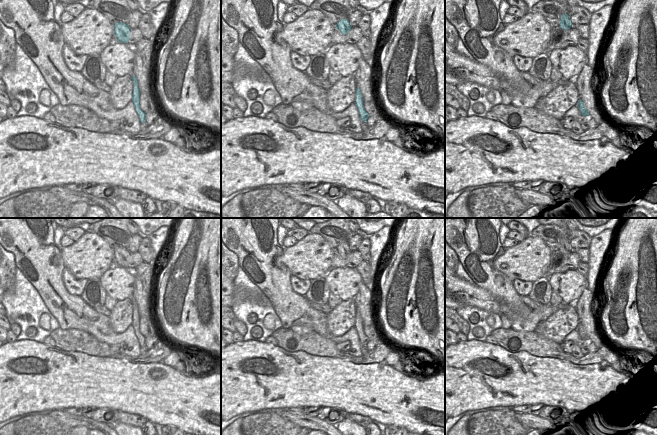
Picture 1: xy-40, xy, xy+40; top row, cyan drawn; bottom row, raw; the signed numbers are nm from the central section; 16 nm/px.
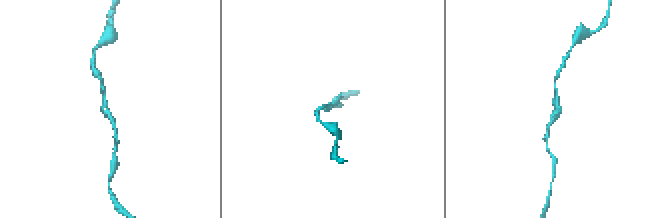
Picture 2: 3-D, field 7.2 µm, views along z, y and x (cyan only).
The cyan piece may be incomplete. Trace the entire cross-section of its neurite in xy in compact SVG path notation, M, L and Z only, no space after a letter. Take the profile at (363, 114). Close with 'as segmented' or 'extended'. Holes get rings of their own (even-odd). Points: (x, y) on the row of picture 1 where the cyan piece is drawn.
M356 88L354 103L357 107L357 110L358 110L359 116L360 116L360 120L367 122L367 119L370 115L364 109L362 94L361 94L361 91L359 88Z; as segmented

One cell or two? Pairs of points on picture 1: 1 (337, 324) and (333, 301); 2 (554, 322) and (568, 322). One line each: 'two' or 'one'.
1: two
2: one

